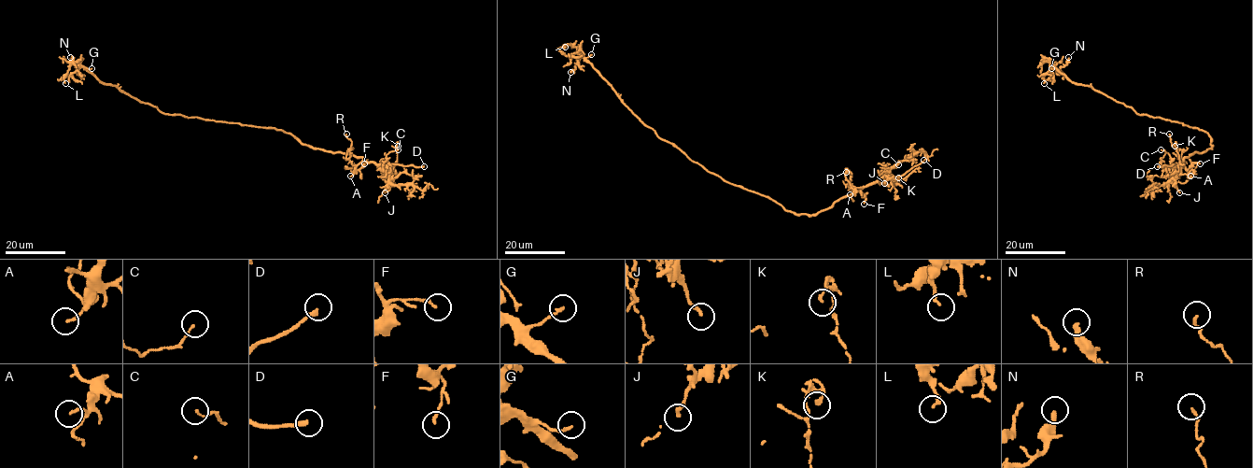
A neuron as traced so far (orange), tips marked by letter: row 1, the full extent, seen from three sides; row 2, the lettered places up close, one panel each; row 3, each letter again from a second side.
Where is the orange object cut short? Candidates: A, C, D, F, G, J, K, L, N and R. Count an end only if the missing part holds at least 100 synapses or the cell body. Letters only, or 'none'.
D

